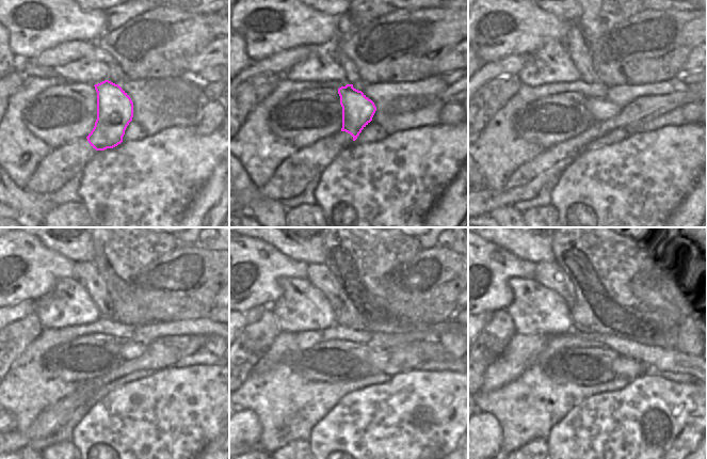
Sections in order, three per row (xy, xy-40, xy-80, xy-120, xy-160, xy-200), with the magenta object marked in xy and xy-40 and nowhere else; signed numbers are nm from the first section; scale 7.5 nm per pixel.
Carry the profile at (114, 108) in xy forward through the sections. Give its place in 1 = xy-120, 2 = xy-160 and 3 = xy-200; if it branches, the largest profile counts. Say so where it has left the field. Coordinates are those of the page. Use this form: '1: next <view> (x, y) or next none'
1: next xy-120 (127, 350)
2: next xy-160 (379, 358)
3: next xy-200 (624, 366)

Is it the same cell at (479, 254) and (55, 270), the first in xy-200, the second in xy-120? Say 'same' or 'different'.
same

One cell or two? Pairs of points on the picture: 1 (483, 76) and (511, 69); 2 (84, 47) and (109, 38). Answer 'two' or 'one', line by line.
1: one
2: two

